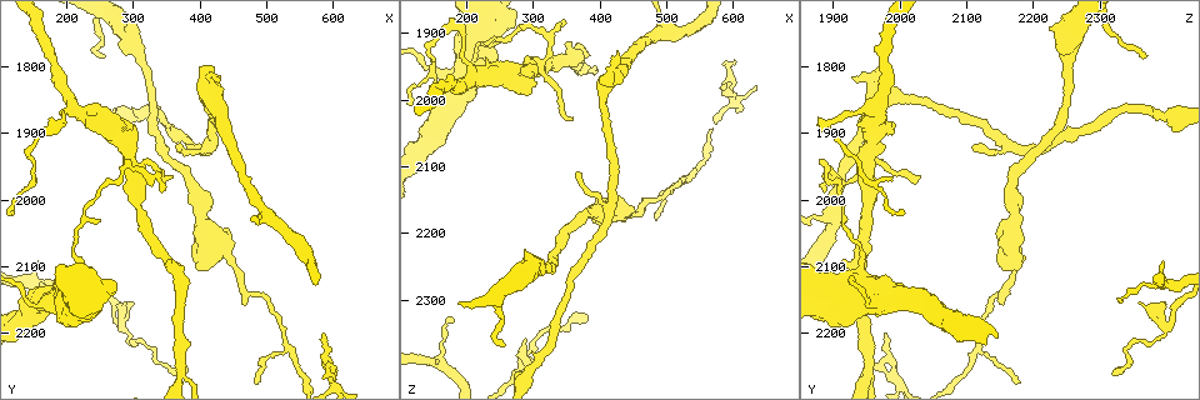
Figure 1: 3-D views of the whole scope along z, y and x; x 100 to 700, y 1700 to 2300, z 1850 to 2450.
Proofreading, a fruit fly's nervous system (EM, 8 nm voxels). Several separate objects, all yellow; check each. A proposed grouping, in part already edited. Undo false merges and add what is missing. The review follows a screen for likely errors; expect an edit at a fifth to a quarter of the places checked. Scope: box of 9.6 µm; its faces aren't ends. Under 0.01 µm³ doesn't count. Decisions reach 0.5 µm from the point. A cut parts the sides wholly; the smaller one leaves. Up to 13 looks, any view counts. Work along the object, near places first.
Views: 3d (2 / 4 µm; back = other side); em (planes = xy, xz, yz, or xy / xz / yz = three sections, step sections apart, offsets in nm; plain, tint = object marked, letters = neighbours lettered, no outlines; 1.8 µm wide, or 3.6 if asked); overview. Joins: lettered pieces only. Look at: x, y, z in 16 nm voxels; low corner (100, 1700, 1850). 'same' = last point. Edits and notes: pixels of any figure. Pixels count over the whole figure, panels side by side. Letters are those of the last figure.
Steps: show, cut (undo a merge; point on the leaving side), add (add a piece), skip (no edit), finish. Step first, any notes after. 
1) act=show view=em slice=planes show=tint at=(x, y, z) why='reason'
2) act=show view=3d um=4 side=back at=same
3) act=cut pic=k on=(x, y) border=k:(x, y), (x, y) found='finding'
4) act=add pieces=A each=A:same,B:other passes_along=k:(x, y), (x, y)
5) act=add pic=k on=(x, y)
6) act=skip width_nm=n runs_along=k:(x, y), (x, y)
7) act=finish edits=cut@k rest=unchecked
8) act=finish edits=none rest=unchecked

act=show view=3d um=2 at=(375, 2265, 1950) why='narrows sharply'

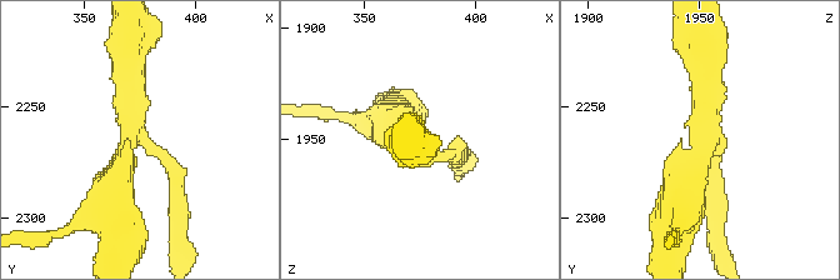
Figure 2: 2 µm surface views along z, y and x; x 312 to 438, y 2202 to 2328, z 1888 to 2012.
act=show view=em slice=yz step=8 show=tint at=(372, 2262, 1953)

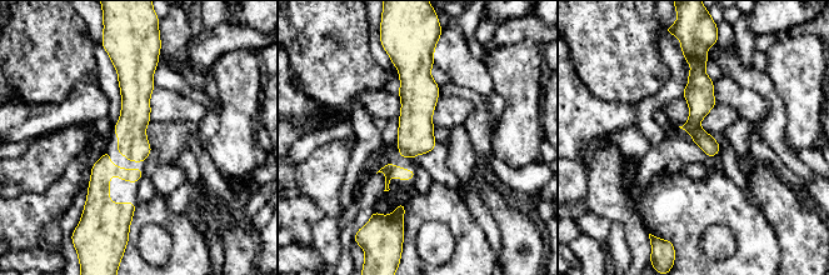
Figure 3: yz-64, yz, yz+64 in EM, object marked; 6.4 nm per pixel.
act=show view=em slice=planes show=letters at=same why='another direction'

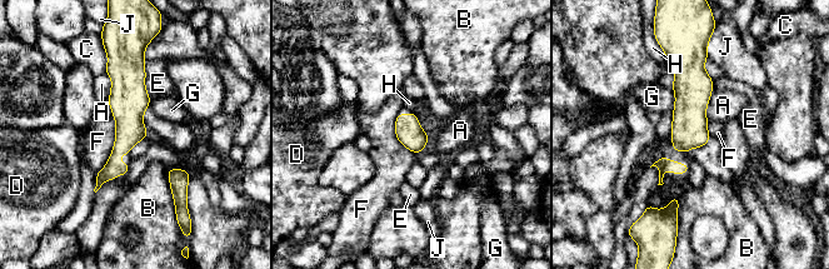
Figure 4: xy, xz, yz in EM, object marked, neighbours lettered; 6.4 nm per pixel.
act=skip each=A:other,B:other,C:other,D:other,E:other,F:other,G:other,H:other,J:other runs_along=4:(125, 59), (126, 138), (99, 182) found='continuous, no second neuron'

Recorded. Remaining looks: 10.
act=show view=em um=3.6 slice=planes show=letters at=(305, 1960, 1945) why='four-way junction'

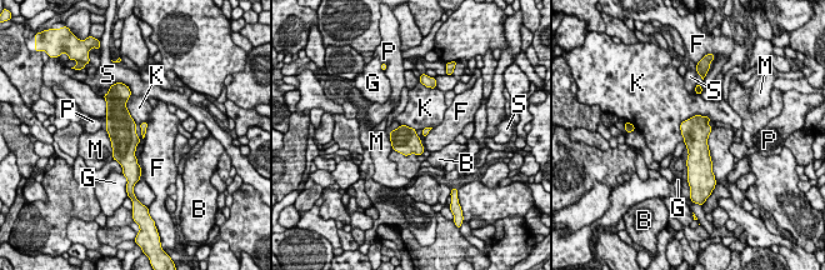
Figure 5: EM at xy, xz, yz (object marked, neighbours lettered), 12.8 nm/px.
act=skip each=B:other,F:other,G:other,K:other,M:other,P:other,S:other border=5:(711, 120), (685, 119), (683, 140) found='continuous, no second neuron'

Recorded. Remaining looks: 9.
act=show view=3d um=4 at=(305, 1780, 2255) why='calibre changes'

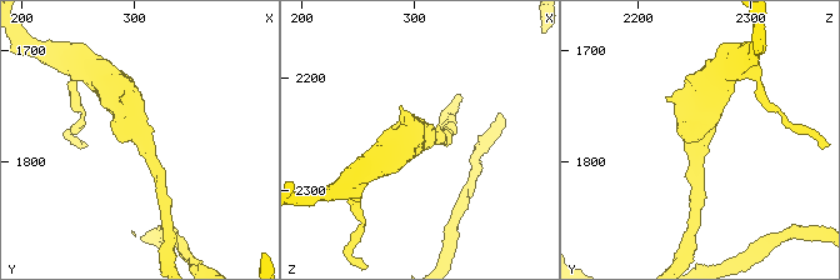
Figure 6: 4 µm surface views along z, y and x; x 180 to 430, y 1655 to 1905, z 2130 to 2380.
act=show view=em slice=planes show=plain at=(304, 1780, 2256) arm_widths_nm=180,500 why='now the EM'

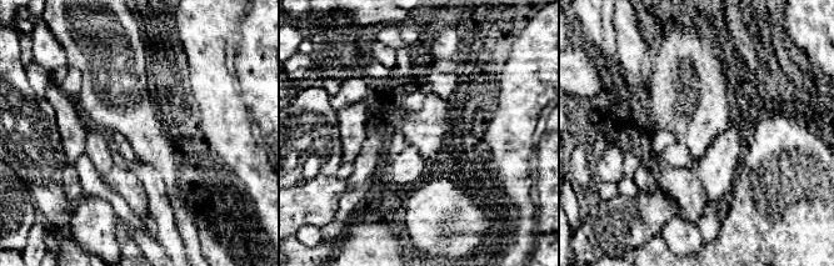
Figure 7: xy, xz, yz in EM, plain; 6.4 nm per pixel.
act=show view=em slice=planes show=letters at=same

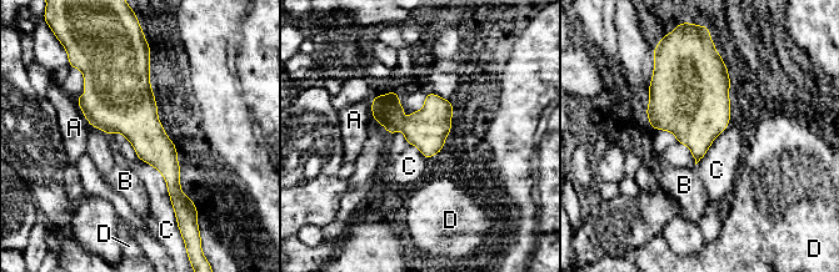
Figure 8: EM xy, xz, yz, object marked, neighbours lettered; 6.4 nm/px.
act=skip longest_contact=C:440nm each=A:other,B:other,C:other,D:other border=8:(138, 157), (164, 179), (175, 215) found='one neuron here'

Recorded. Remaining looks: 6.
act=show view=3d um=4 at=(385, 2250, 2325) why='free end'

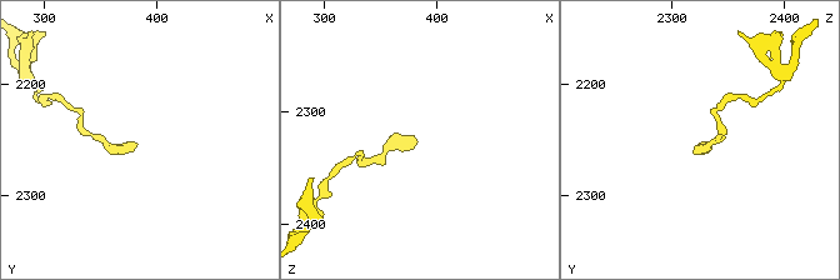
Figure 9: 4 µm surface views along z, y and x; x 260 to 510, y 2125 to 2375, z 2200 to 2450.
act=show view=em slice=planes show=letters at=(386, 2254, 2326) why='shape alone is not enough'

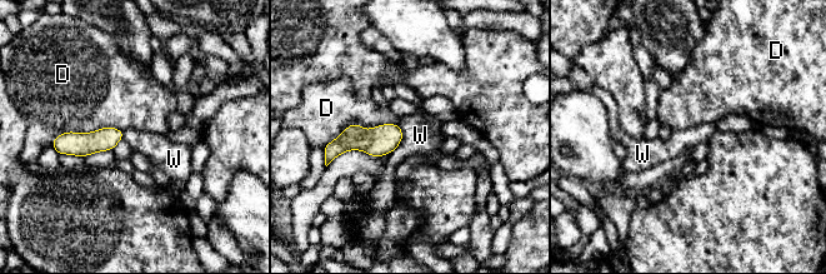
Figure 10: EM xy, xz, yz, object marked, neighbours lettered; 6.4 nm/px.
act=skip each=D:other,W:other runs_along=10:(119, 134), (91, 143), (56, 145) found='no lettered piece goes on from it'

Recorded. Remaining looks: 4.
act=show view=em slice=planes show=tint at=(285, 2190, 2400) why='sudden change in width'

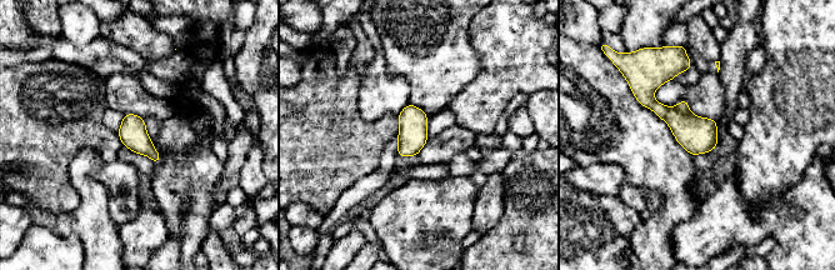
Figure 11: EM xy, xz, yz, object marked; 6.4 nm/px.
act=show view=em slice=planes show=letters at=same why='what lies round it'

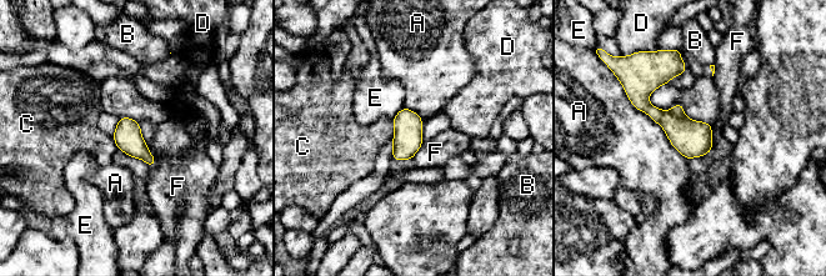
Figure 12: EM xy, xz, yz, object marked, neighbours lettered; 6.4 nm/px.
act=skip each=A:other,B:other,C:other,D:other,E:other,F:other border=12:(145, 142), (155, 161), (154, 166) found='all the same neuron'

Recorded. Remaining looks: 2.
act=show view=em slice=xz step=16 show=tint at=(155, 2090, 2395) why='free end'

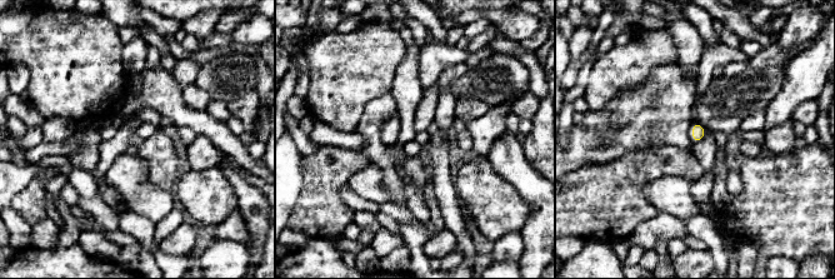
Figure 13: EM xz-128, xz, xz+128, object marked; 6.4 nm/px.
act=show view=em slice=planes show=letters at=same why='another direction'

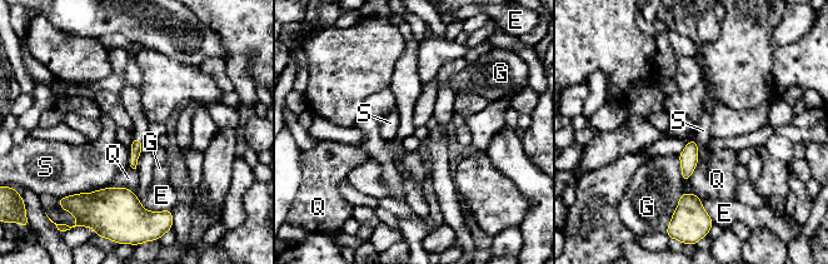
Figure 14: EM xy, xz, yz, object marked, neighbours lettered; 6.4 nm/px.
act=skip longest_contact=E:240nm each=E:other,G:other,Q:other,S:other border=14:(108, 185), (91, 192) found='none of them fits'

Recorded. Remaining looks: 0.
act=finish edits=none rest=unchecked

